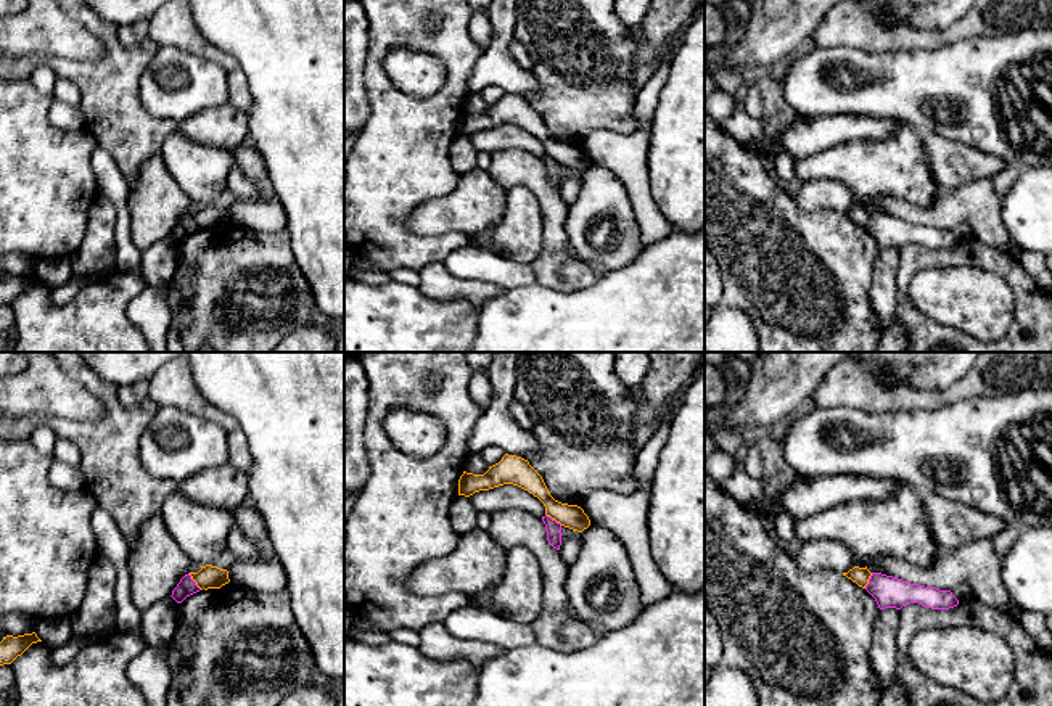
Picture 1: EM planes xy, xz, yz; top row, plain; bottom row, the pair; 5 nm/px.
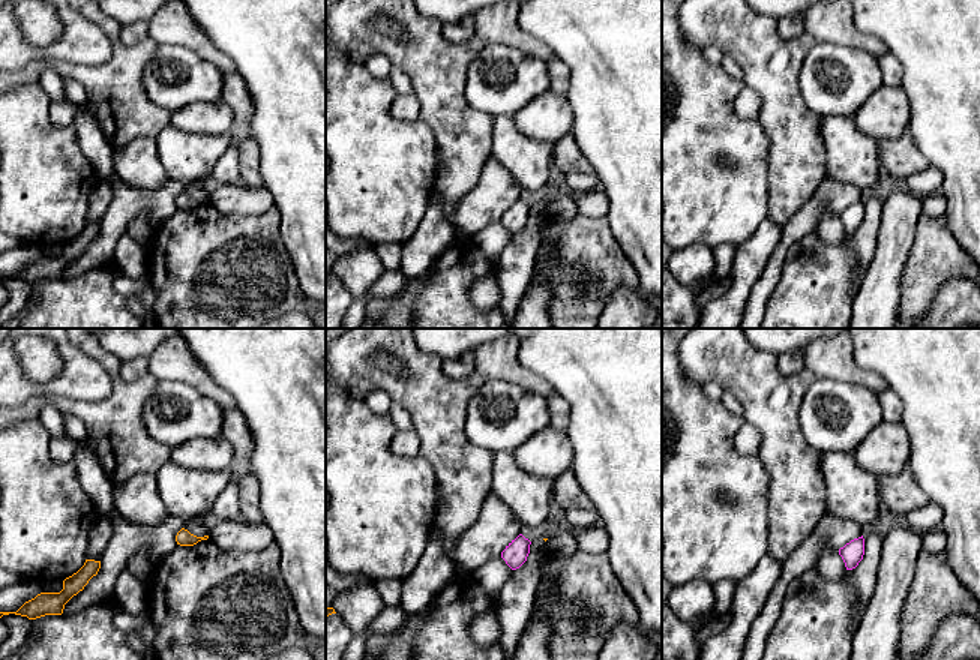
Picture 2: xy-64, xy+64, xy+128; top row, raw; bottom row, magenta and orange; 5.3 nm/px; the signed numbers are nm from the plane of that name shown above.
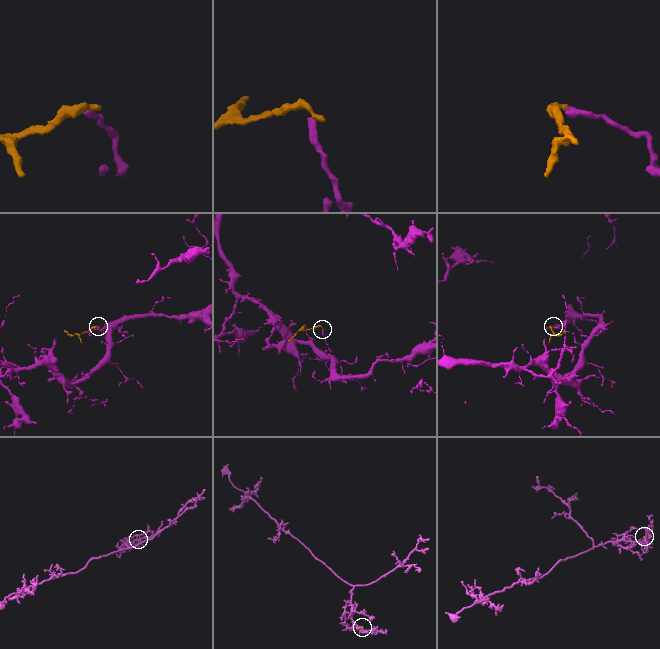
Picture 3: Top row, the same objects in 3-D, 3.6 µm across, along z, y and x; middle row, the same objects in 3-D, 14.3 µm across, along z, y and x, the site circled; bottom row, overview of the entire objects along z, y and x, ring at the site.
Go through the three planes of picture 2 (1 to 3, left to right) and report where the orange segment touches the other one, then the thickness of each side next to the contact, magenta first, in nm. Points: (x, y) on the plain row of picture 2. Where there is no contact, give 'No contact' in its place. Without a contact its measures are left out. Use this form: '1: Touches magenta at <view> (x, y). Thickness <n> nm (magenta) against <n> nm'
1: No contact
2: No contact
3: No contact

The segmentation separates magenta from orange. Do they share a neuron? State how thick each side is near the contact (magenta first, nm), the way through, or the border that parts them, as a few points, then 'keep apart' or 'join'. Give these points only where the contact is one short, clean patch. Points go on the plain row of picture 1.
90/110 nm | along xy (189, 213), (201, 229) | keep apart

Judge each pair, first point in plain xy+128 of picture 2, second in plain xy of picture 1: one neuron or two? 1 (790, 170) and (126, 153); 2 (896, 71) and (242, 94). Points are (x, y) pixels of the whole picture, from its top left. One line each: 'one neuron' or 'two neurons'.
1: one neuron
2: one neuron

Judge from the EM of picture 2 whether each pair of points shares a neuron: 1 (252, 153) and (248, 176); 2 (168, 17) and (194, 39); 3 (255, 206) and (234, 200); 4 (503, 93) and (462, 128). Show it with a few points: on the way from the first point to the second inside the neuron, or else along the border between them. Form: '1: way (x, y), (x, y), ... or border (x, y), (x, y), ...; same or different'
1: way (249, 159), (249, 170); same
2: way (174, 23), (188, 33); same
3: way (251, 201), (239, 200); same
4: border (467, 80), (465, 99), (493, 117); different

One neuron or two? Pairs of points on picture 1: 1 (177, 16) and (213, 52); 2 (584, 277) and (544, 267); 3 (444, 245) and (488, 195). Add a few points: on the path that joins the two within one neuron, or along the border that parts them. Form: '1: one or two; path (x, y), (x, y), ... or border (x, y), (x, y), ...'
1: one; path (180, 26), (203, 49)
2: one; path (575, 274), (554, 267)
3: two; border (420, 233), (438, 235), (462, 230), (470, 237)

